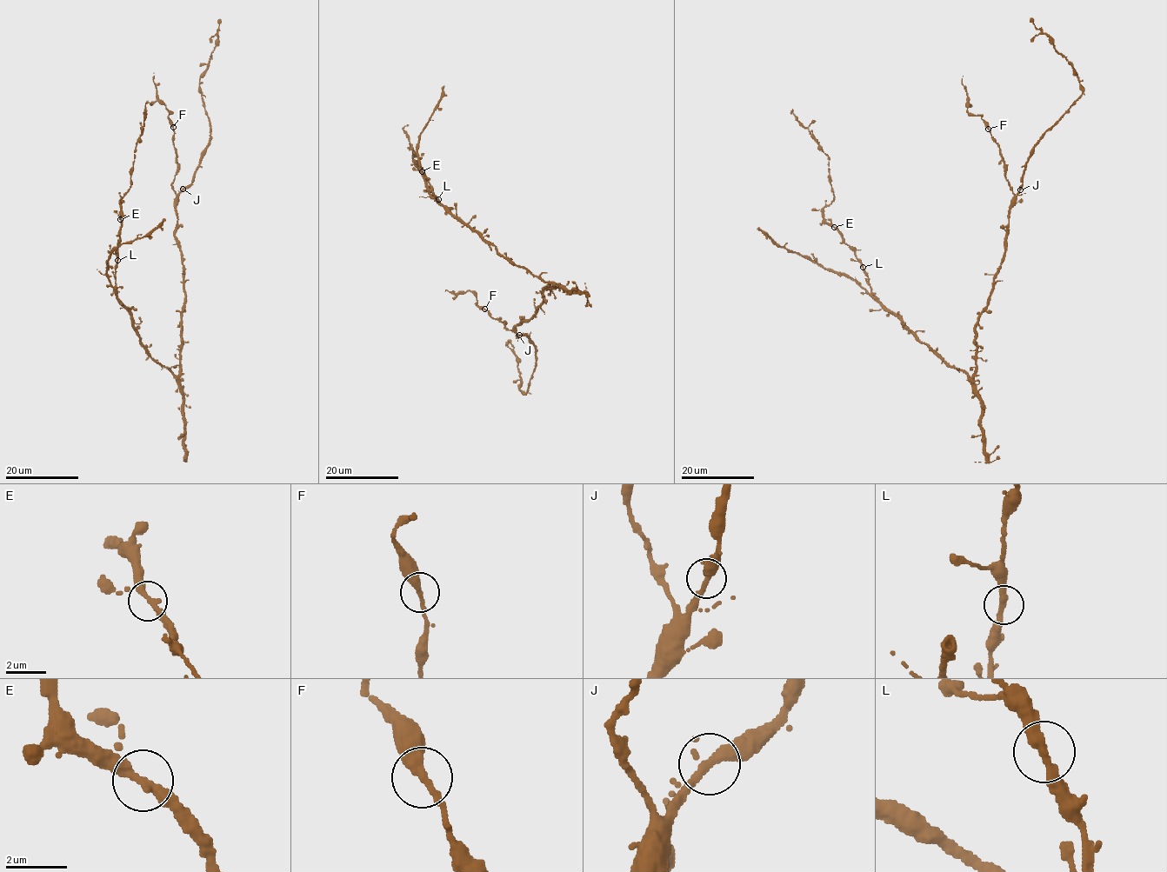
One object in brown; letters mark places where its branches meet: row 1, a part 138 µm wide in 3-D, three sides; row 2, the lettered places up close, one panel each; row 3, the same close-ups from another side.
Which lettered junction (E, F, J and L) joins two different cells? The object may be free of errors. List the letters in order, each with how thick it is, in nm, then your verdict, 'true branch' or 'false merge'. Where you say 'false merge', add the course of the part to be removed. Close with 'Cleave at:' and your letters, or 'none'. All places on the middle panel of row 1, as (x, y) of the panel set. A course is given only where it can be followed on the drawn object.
E: 320 nm | true branch
F: 300 nm | true branch
J: 300 nm | true branch
L: 320 nm | true branch
Cleave at: none

